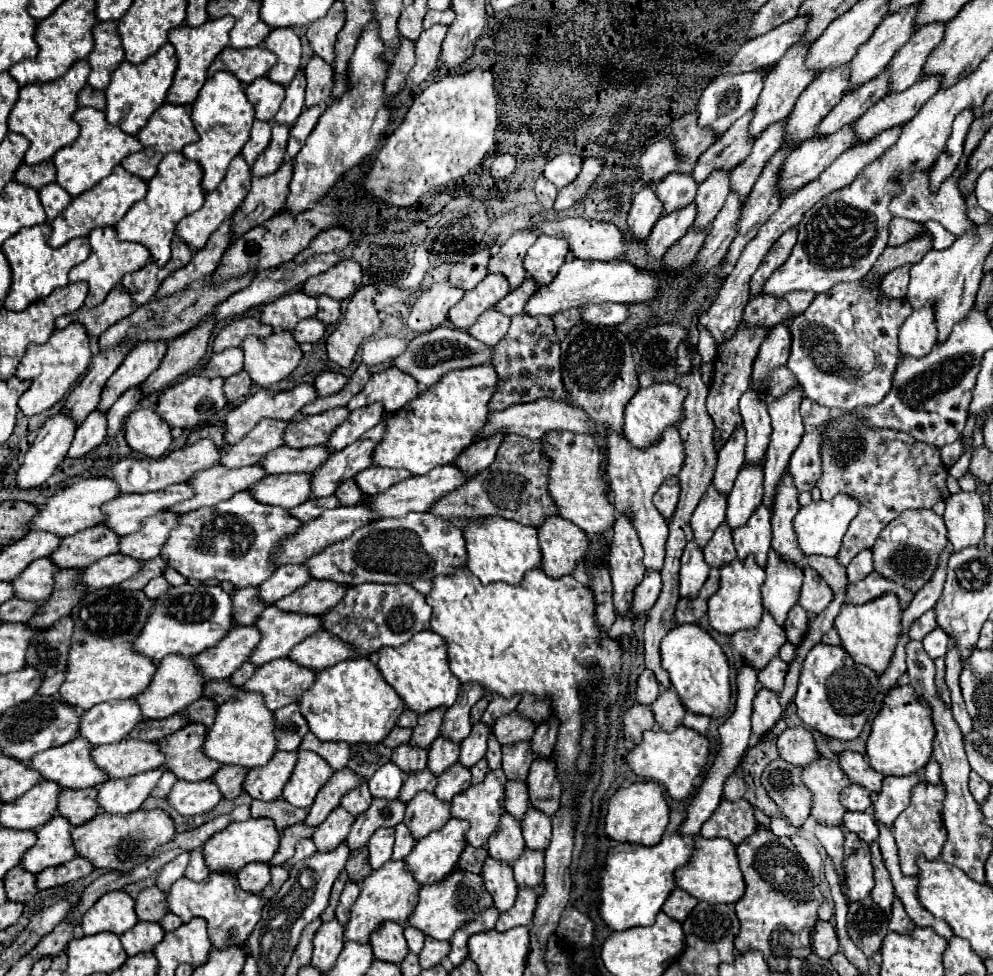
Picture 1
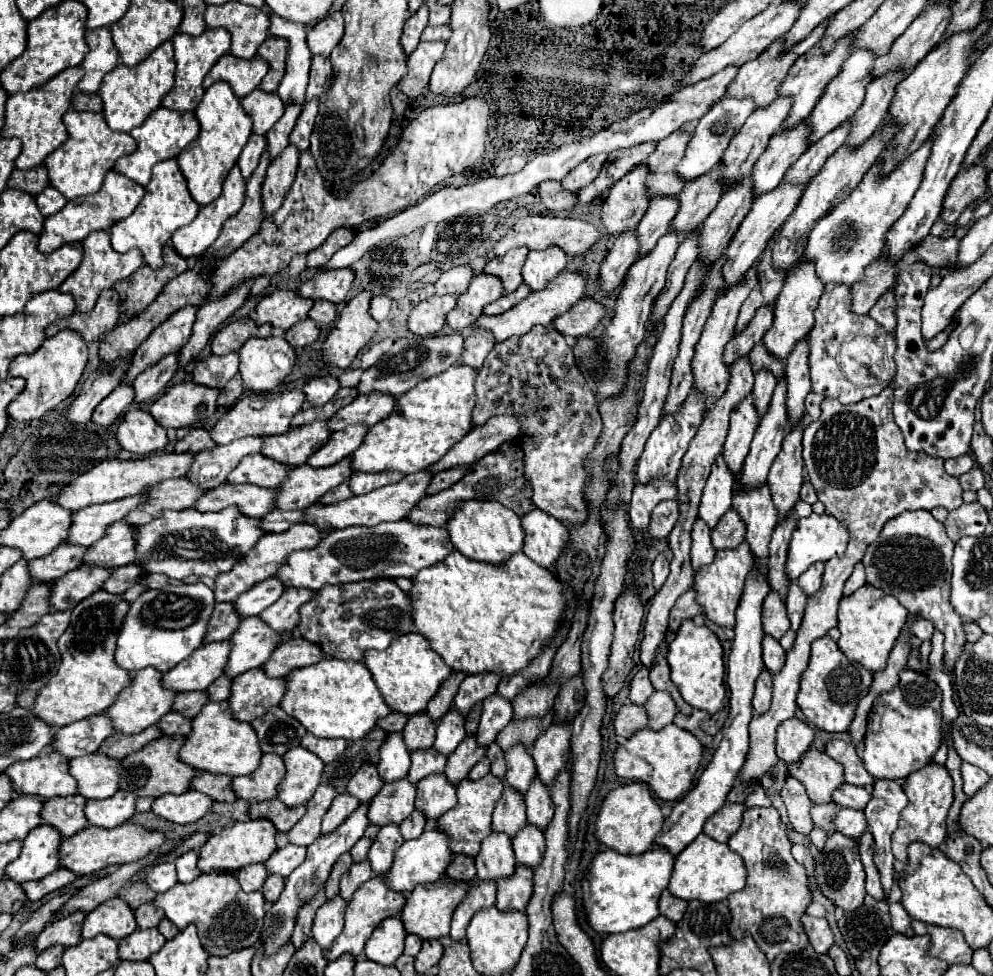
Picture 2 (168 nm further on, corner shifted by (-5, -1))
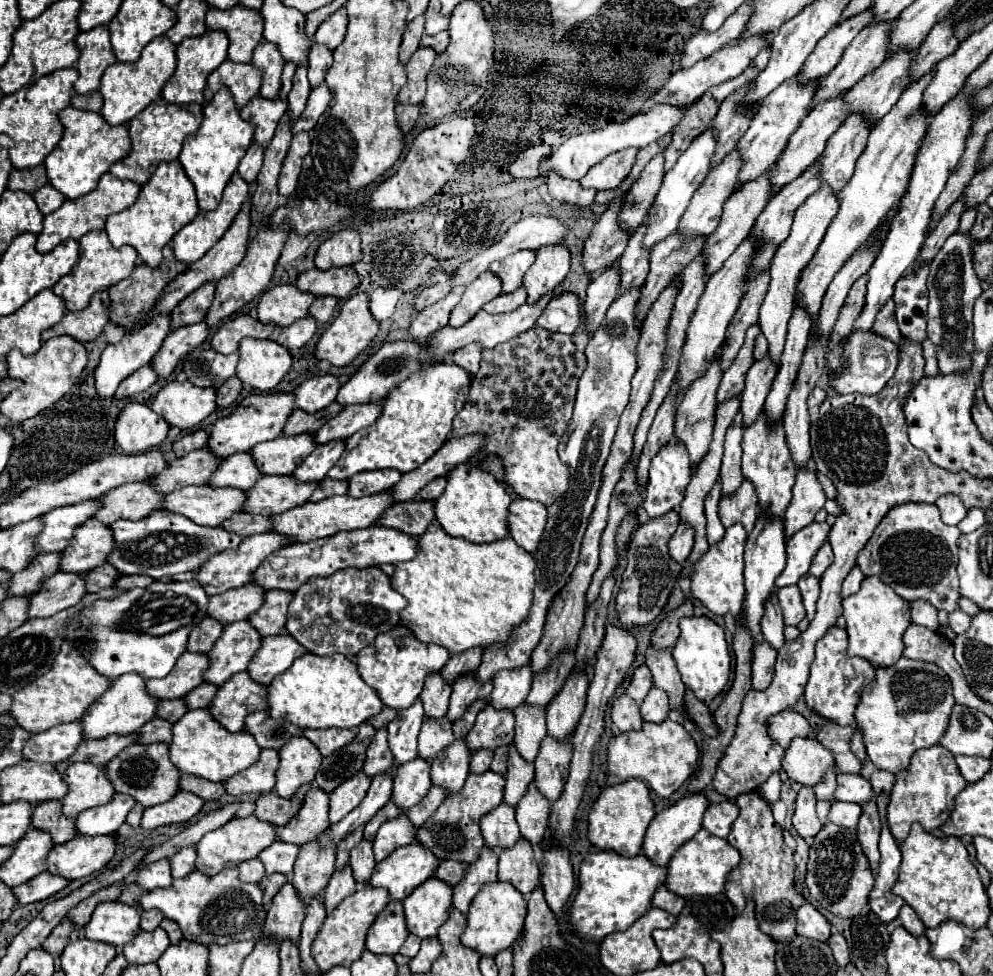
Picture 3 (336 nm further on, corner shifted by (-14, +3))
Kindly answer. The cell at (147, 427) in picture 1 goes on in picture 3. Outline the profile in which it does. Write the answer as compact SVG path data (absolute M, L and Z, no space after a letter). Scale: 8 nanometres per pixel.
M128 403L116 421L114 437L124 453L144 453L158 447L168 437L168 431L170 425L148 405Z

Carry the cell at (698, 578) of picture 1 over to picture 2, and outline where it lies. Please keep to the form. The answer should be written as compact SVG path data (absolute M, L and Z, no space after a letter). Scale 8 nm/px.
M697 517L691 535L693 535L691 561L693 569L699 571L703 565L709 565L715 557L715 547L711 545L711 529L705 525L705 521L701 521L701 517Z

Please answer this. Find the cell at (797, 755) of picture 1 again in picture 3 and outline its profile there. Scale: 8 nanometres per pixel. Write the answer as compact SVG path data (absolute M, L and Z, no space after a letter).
M786 711L770 717L768 721L768 733L770 737L782 745L784 749L790 747L790 741L794 737L808 737L812 731L810 723L796 711Z

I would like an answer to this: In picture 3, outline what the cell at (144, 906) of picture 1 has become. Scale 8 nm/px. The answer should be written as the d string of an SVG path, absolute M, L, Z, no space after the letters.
M152 909L152 911L142 911L142 921L140 921L140 927L144 931L154 931L160 921L164 919L164 915L158 911L158 909Z

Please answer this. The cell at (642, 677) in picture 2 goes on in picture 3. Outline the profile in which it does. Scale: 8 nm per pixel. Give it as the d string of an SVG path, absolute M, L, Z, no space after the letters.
M642 665L642 667L638 667L634 671L630 687L626 689L626 695L630 695L632 699L636 699L640 703L650 689L652 689L652 673L650 673L650 669L646 665Z

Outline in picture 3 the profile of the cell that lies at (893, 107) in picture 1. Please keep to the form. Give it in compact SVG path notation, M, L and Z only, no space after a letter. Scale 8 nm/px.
M820 187L816 193L808 197L808 201L804 201L798 207L798 213L794 215L794 225L790 229L790 237L782 241L782 245L778 247L778 253L774 255L774 261L770 263L772 281L770 281L766 299L760 307L760 327L762 327L764 337L768 339L768 355L776 365L780 365L780 355L782 355L784 341L786 341L786 325L794 311L794 287L796 287L798 275L804 269L806 261L814 257L834 213L838 213L838 193L830 193L830 189Z

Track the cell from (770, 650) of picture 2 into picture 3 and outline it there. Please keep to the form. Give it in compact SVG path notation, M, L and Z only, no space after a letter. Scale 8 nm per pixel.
M772 595L772 597L766 601L766 613L764 613L760 625L762 625L764 641L778 651L778 649L786 643L786 639L784 639L782 611L780 611L780 605L778 605L776 595Z

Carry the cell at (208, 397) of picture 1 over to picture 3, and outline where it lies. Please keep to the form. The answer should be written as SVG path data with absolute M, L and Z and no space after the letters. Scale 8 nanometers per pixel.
M172 381L160 389L152 403L152 411L164 417L170 425L192 429L216 409L216 389L196 387L190 381Z

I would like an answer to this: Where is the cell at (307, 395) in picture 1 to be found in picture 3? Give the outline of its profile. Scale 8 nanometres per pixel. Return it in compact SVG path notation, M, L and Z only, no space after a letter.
M252 393L240 401L234 413L228 417L222 417L214 423L208 449L212 449L218 457L228 457L238 451L250 451L256 443L270 441L274 437L282 435L282 429L294 411L294 393Z

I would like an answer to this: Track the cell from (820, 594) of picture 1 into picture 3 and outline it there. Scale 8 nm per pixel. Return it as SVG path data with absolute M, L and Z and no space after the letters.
M824 545L818 553L816 553L816 557L814 557L814 563L812 563L812 567L810 567L810 575L814 575L814 577L822 577L822 573L832 565L832 549L830 549L830 545Z

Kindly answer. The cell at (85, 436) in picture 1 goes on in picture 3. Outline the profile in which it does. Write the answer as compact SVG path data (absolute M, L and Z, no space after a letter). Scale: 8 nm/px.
M146 365L146 367L142 367L142 369L134 371L130 377L126 377L126 379L120 383L120 387L116 389L116 397L118 397L118 399L124 399L124 397L132 397L134 393L142 393L142 391L146 391L156 379L158 379L158 377L156 377L156 373L152 371L152 367Z

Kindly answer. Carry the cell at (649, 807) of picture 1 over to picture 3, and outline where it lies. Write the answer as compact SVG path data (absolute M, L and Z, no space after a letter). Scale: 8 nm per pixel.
M632 779L632 781L606 787L588 815L588 839L592 845L600 849L614 849L616 853L626 855L626 857L640 855L646 829L650 821L654 819L654 815L656 815L654 801L644 781Z

